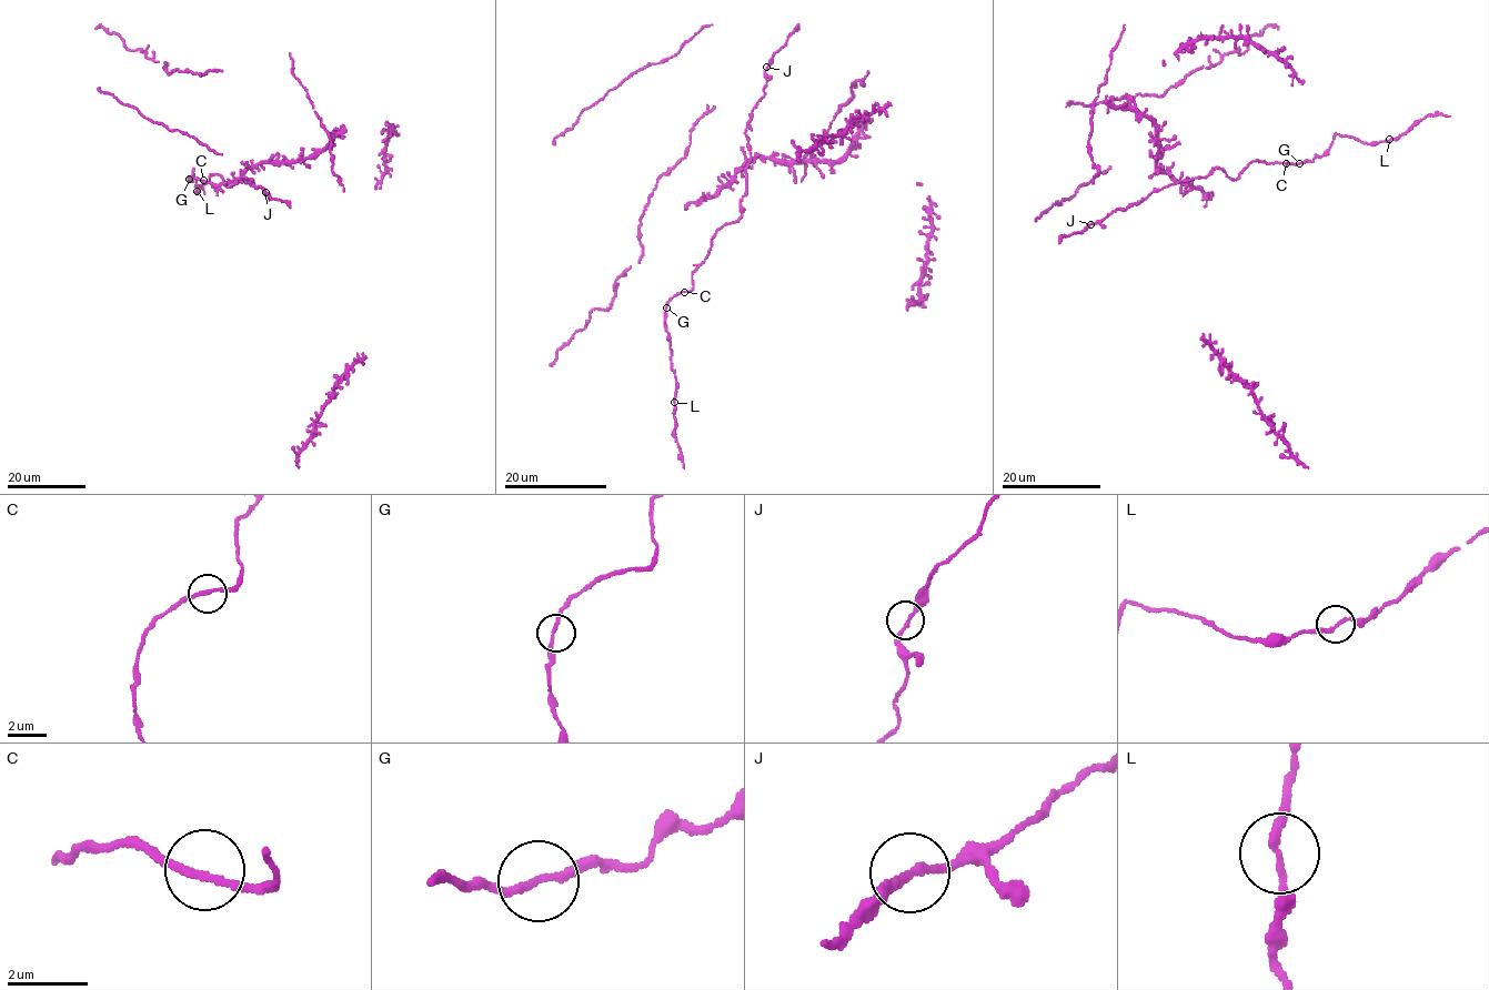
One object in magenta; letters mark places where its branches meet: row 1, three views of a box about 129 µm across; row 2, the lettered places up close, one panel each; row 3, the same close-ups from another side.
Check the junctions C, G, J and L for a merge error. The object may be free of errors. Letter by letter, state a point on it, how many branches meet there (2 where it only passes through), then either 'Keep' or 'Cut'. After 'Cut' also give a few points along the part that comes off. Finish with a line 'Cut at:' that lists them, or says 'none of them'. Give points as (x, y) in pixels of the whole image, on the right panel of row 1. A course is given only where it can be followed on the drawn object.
C: Place: (1286, 163). Branches: 2. Keep
G: Place: (1299, 163). Branches: 2. Keep
J: Place: (1090, 224). Branches: 2. Keep
L: Place: (1389, 139). Branches: 2. Keep
Cut at: none of them

